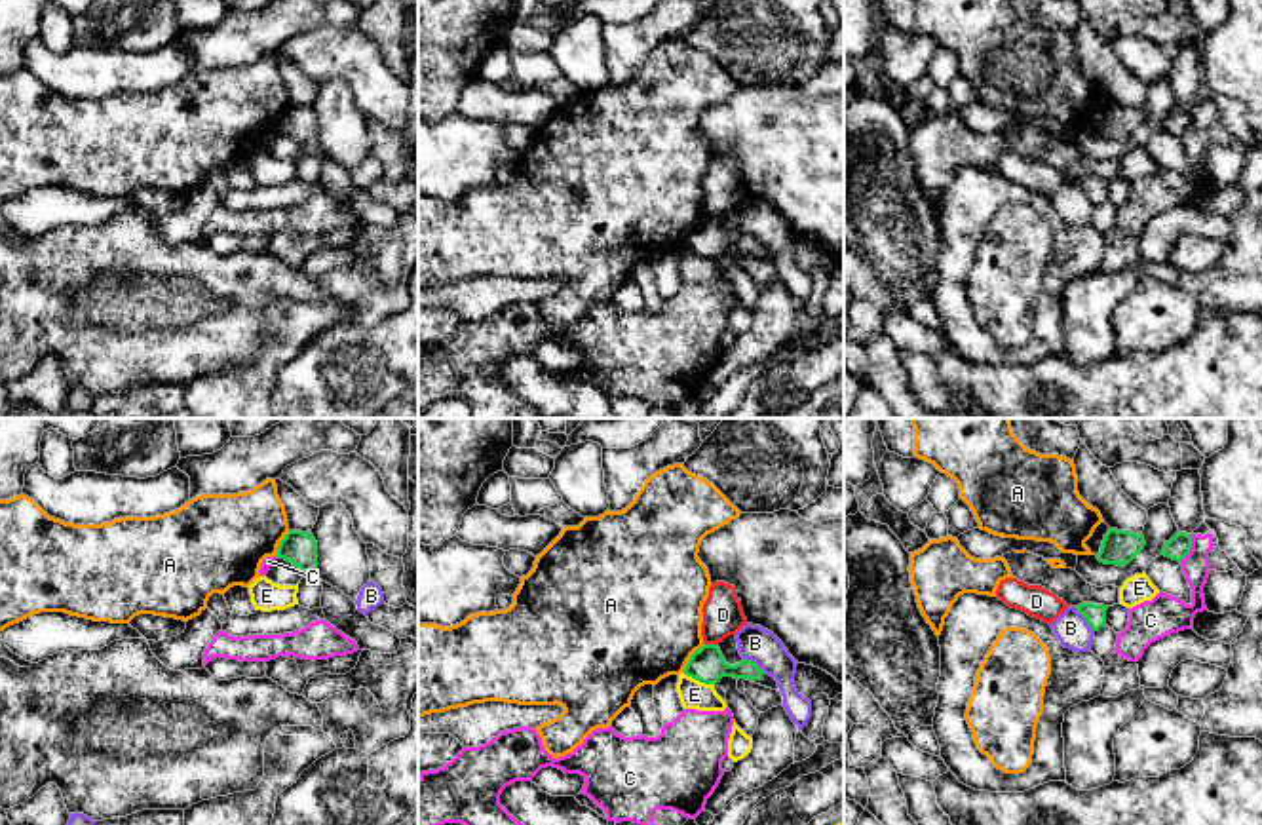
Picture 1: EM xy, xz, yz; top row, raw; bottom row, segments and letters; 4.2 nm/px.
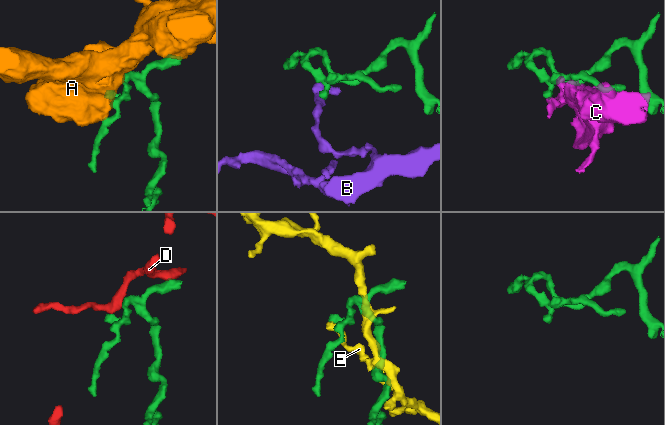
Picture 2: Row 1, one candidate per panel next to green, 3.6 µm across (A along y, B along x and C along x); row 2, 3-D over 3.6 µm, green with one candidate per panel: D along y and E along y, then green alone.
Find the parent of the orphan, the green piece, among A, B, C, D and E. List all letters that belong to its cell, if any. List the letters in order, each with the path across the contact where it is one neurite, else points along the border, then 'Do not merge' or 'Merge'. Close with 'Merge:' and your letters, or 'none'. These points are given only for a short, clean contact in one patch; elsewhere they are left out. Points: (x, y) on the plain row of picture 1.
A: Do not merge
B: Boundary: yz (1074, 181), (1093, 206). Do not merge
C: Do not merge
D: Boundary: xz (706, 217), (715, 219). Do not merge
E: Do not merge
Merge: none

